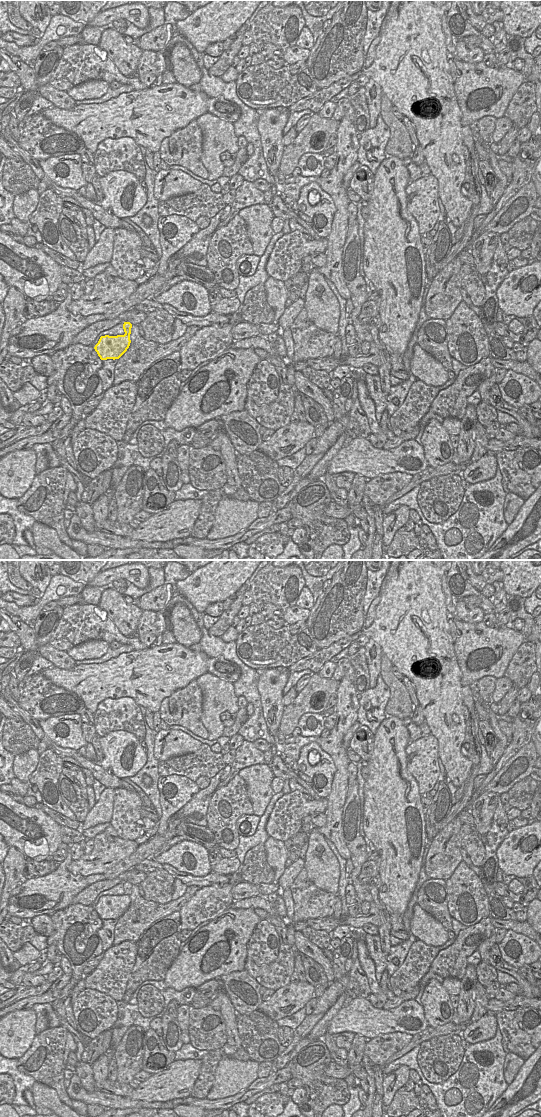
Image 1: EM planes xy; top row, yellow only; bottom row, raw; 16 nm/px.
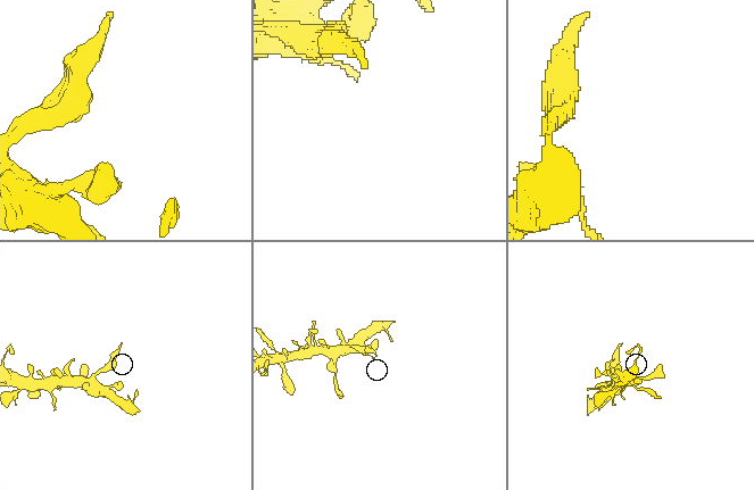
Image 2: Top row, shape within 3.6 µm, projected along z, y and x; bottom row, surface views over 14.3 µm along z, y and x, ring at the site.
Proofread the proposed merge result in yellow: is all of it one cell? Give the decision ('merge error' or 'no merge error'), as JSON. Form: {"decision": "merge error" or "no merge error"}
{"decision": "no merge error"}

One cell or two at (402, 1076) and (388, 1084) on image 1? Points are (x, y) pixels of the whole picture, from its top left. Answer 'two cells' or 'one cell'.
one cell

